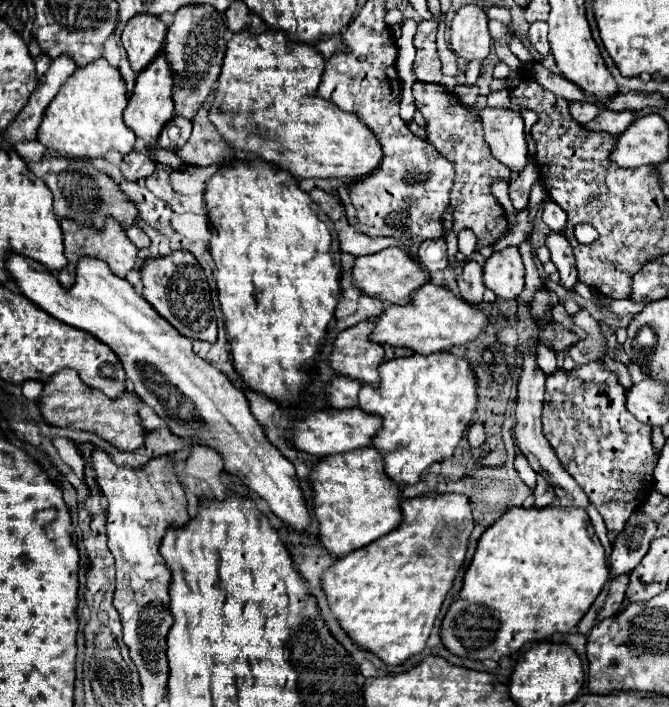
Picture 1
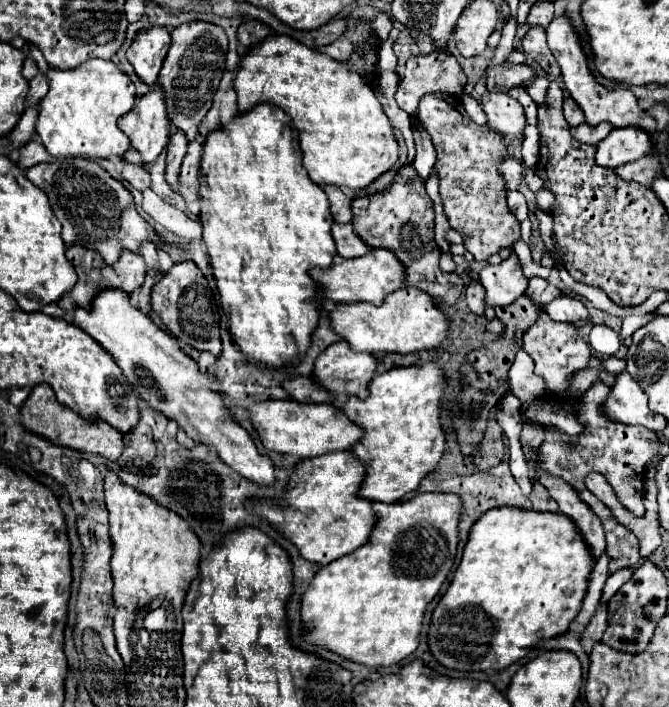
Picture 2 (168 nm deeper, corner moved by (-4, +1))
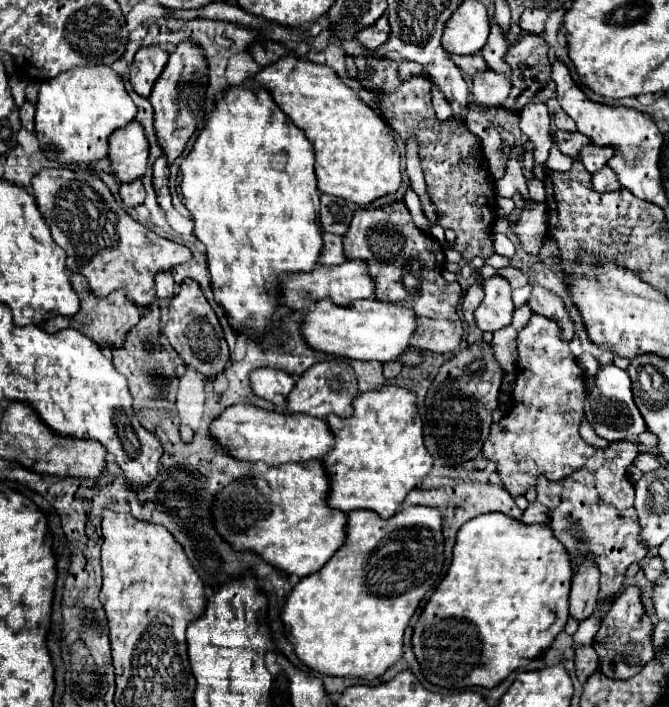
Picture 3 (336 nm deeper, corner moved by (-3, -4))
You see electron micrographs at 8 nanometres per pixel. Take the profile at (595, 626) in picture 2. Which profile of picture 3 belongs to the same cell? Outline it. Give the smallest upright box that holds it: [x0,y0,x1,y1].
[575,646,599,684]

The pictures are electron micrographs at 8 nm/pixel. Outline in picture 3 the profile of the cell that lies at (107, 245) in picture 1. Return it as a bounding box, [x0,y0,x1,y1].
[45,274,139,348]

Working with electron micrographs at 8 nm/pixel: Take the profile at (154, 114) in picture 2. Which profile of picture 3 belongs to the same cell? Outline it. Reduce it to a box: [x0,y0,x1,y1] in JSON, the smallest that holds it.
[107,122,149,184]

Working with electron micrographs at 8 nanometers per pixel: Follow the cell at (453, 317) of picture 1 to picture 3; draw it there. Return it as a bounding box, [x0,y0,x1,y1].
[301,300,417,362]

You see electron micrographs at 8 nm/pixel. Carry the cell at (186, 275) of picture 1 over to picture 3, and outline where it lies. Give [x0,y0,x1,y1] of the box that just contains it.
[165,280,229,380]

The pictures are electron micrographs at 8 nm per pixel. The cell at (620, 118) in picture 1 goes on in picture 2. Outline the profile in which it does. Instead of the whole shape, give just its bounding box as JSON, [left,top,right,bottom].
[570,123,614,145]

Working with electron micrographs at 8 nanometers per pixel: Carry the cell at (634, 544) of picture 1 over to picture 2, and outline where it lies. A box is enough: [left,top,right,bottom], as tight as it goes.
[602,567,634,603]

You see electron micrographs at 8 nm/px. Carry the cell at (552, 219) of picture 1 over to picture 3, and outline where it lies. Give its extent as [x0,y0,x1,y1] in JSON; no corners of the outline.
[527,178,545,202]

